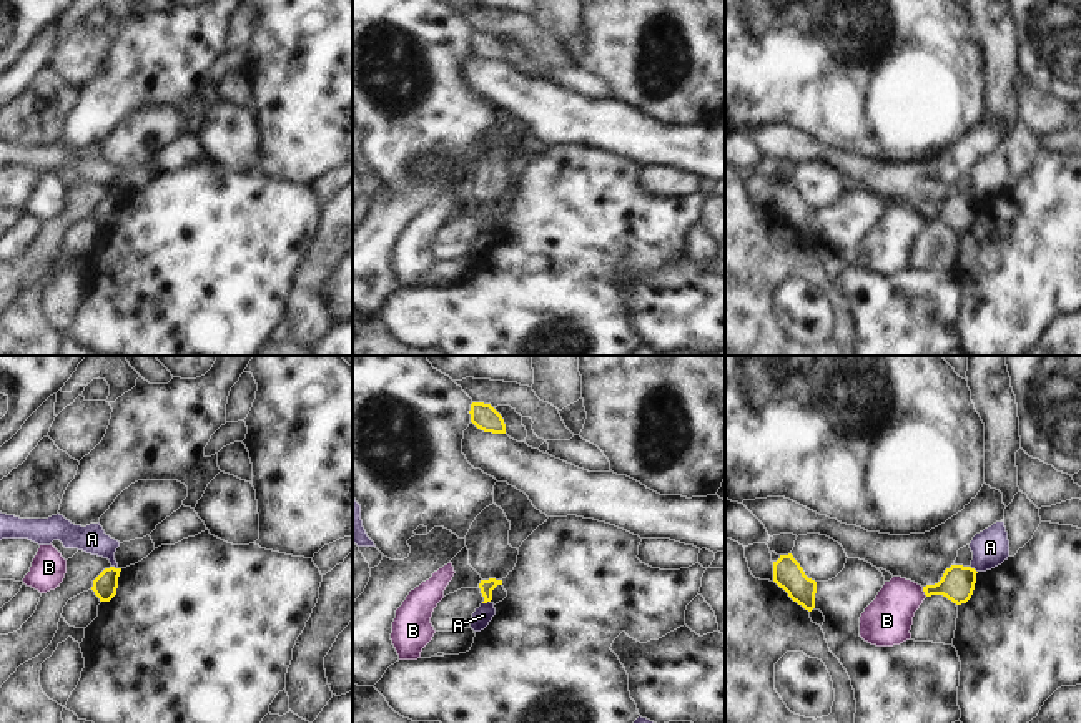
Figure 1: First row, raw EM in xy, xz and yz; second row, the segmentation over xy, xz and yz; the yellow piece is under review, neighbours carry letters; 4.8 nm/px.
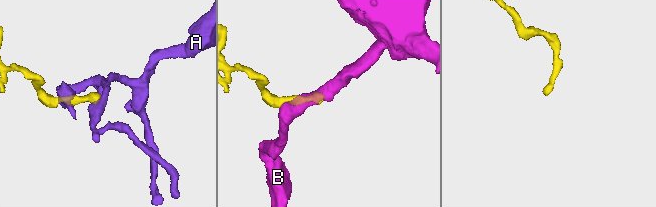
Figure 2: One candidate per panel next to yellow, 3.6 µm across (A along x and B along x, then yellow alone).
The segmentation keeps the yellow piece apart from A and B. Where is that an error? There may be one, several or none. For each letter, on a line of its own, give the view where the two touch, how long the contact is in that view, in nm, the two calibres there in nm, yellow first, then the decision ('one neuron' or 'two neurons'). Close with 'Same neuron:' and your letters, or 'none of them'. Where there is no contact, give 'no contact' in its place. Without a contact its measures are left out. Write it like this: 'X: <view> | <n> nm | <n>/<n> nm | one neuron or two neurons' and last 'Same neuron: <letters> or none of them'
A: xz | 40 nm | 70/90 nm | two neurons
B: yz | 50 nm | 160/240 nm | two neurons
Same neuron: none of them

